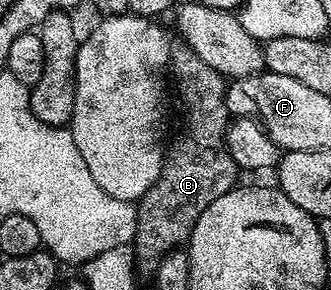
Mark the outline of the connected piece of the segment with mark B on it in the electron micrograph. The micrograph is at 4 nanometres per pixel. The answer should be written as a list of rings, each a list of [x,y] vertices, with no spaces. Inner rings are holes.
[[[180,46],[171,53],[170,76],[176,79],[176,92],[180,95],[180,108],[184,117],[180,120],[180,129],[176,137],[167,145],[164,164],[161,174],[143,197],[136,204],[136,239],[134,251],[141,261],[152,260],[159,262],[168,252],[177,251],[187,245],[192,236],[198,218],[202,218],[202,210],[214,202],[214,198],[222,198],[231,188],[237,187],[238,169],[230,158],[227,148],[224,147],[224,136],[228,133],[230,113],[226,99],[226,80],[219,72],[206,66],[186,46]]]

